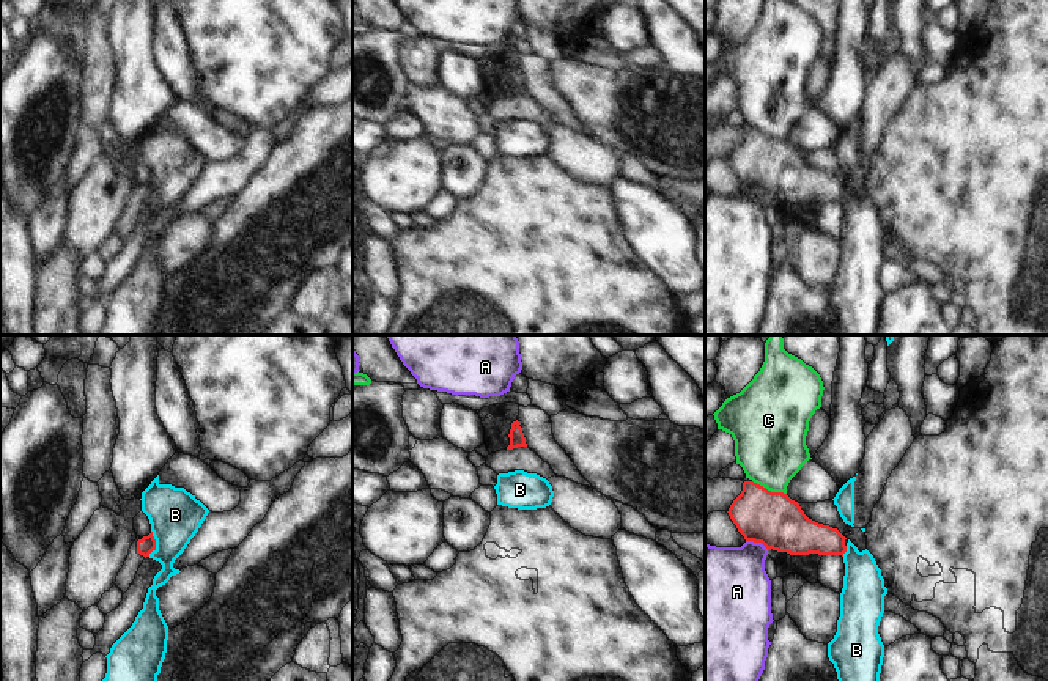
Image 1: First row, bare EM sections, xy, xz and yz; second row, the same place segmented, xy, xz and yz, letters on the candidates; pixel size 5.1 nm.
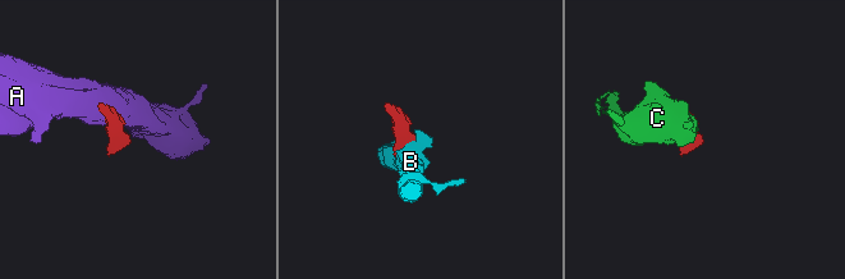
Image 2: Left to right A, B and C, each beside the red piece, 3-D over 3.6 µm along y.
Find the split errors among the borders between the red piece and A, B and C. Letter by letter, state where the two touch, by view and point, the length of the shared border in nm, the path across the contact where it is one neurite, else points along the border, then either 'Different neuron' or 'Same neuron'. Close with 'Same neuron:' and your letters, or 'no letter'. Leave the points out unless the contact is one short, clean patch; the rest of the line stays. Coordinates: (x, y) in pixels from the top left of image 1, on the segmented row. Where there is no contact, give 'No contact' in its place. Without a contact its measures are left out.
A: Touches red at yz (757, 541). Shared border 130 nm. Boundary: yz (746, 540), (762, 543), (768, 549). Different neuron
B: Touches red at xy (154, 543). Shared border 140 nm. Boundary: xy (151, 530), (154, 549), (148, 555). Different neuron
C: Touches red at yz (770, 491). Shared border 190 nm. Boundary: yz (752, 480), (771, 491), (782, 491), (786, 494). Different neuron
Same neuron: no letter

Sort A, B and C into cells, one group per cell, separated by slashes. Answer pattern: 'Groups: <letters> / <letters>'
Groups: A / B / C

